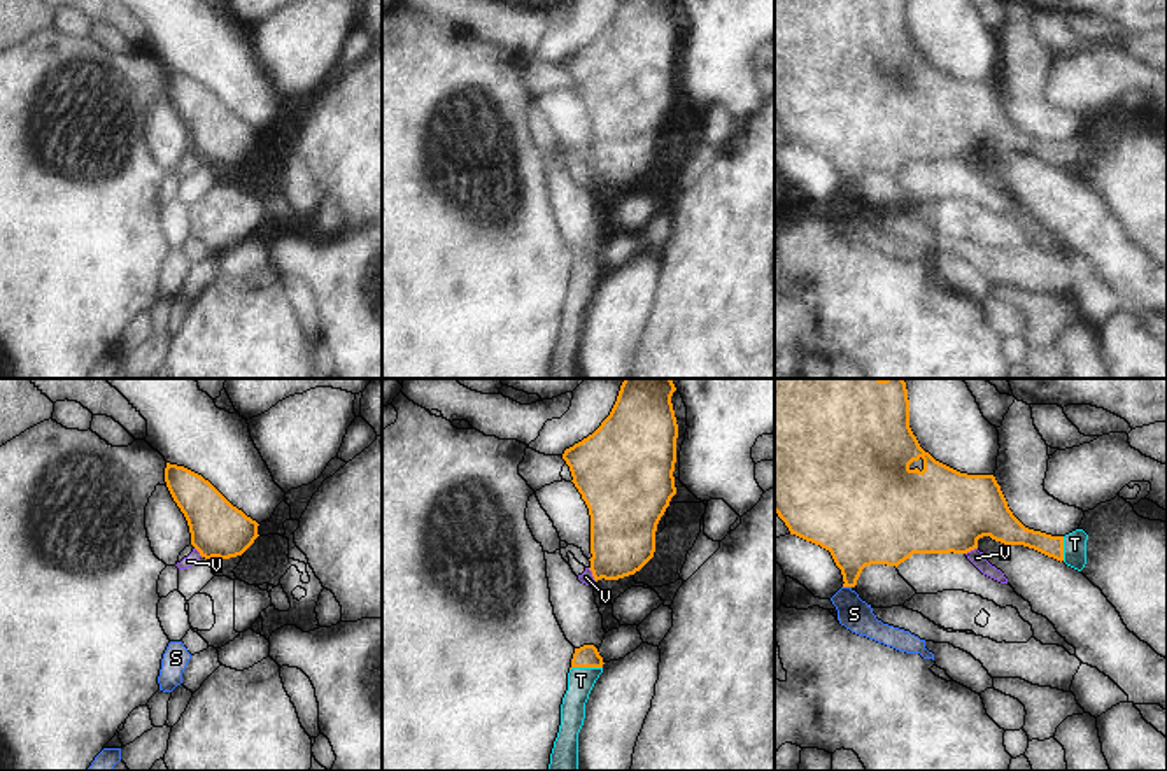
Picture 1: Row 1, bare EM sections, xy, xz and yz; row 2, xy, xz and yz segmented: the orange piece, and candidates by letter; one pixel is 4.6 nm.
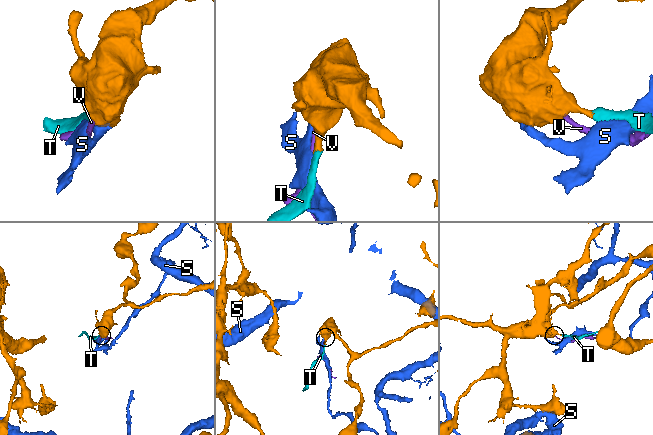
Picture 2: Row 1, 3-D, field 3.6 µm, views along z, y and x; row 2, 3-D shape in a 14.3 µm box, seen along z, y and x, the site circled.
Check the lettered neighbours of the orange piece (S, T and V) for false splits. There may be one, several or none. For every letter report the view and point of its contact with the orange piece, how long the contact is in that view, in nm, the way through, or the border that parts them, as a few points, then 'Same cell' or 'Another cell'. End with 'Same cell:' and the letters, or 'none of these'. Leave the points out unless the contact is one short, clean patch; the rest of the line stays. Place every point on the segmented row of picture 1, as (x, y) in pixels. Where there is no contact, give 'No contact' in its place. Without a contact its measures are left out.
S: Touches orange at yz (847, 586). Shared border 40 nm. Another cell
T: Touches orange at xz (586, 666). Shared border 150 nm. Path across: xz (587, 656), (586, 666), (580, 680). Same cell
V: Touches orange at xz (593, 575). Shared border 80 nm. Boundary: xz (587, 568), (596, 580). Another cell
Same cell: T.

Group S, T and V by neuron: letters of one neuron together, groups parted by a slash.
S / T / V

